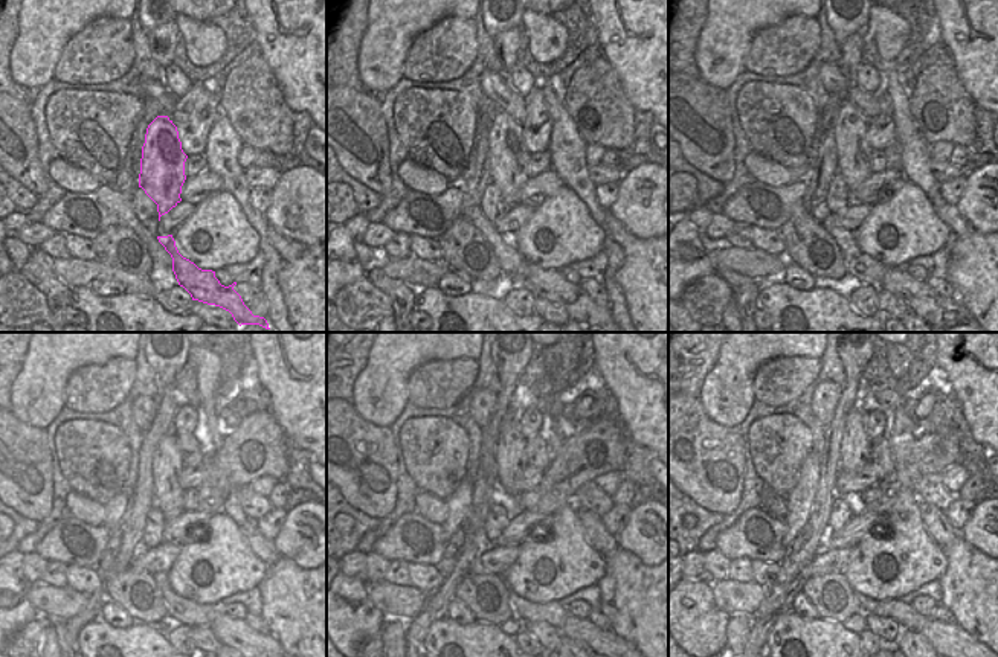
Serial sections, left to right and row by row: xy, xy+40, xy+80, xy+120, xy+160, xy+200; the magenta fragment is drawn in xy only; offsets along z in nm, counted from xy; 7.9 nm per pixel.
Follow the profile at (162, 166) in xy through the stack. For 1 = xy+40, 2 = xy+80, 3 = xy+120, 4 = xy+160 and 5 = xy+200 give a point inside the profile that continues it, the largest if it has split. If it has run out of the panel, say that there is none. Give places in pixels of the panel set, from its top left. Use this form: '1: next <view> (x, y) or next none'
1: next xy+40 (508, 157)
2: next xy+80 (853, 154)
3: next xy+120 (167, 462)
4: next xy+160 (510, 451)
5: next xy+200 (855, 447)

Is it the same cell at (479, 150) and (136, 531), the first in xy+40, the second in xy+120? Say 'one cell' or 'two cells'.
one cell

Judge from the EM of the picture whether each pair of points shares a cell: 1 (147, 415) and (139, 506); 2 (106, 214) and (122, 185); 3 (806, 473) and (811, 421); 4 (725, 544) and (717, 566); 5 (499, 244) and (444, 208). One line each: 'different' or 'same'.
1: different
2: different
3: different
4: different
5: same

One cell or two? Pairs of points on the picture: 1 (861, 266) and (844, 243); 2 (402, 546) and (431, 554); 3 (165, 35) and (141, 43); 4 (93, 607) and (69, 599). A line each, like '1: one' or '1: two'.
1: one
2: one
3: two
4: two

